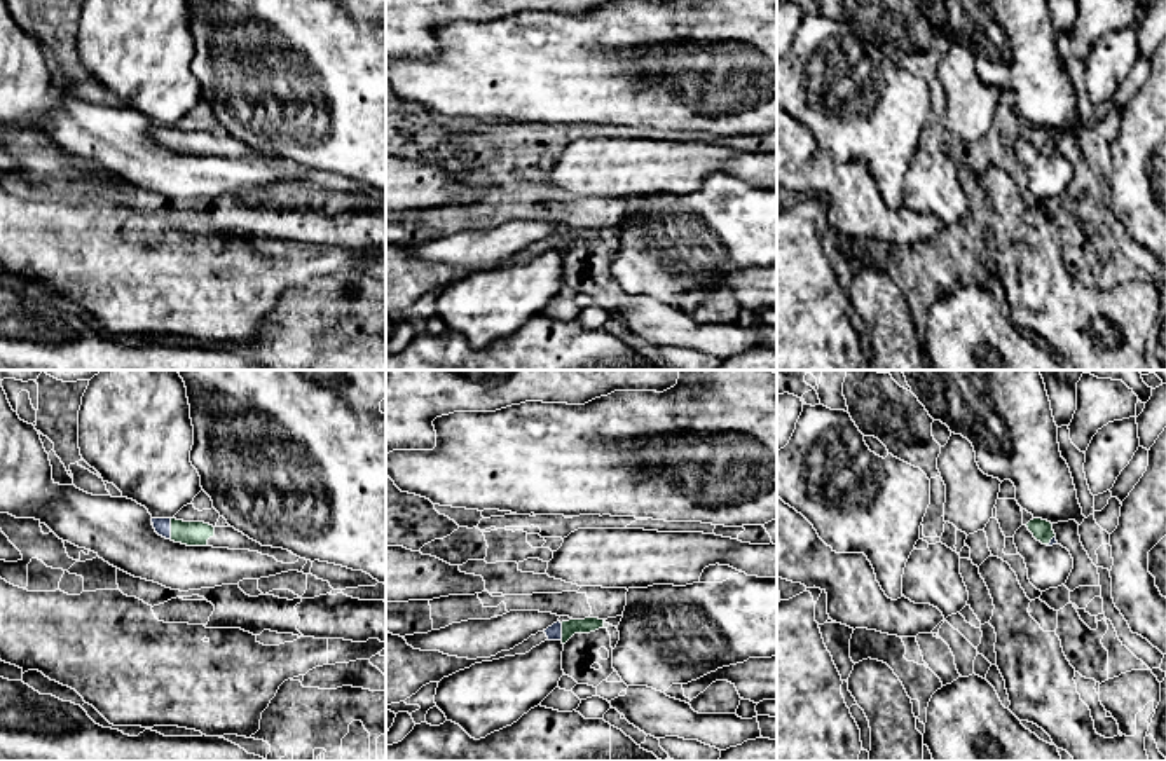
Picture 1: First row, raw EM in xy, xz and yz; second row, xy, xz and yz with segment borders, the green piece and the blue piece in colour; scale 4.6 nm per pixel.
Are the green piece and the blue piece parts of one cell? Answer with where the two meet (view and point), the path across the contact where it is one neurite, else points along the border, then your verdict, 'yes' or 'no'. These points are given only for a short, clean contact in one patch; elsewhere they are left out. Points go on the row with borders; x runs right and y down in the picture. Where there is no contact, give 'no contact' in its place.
meets green in xy at (171, 529); yes

